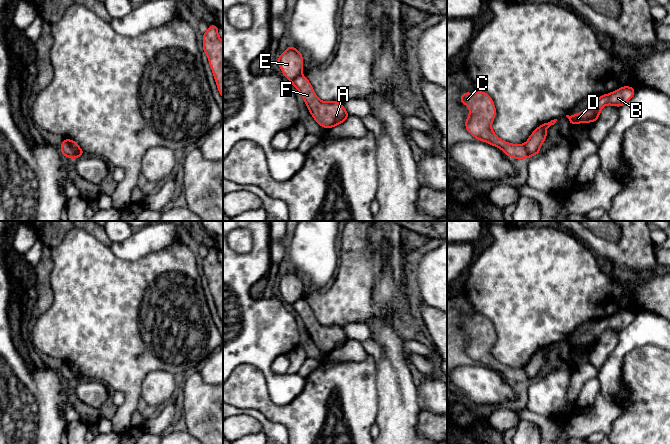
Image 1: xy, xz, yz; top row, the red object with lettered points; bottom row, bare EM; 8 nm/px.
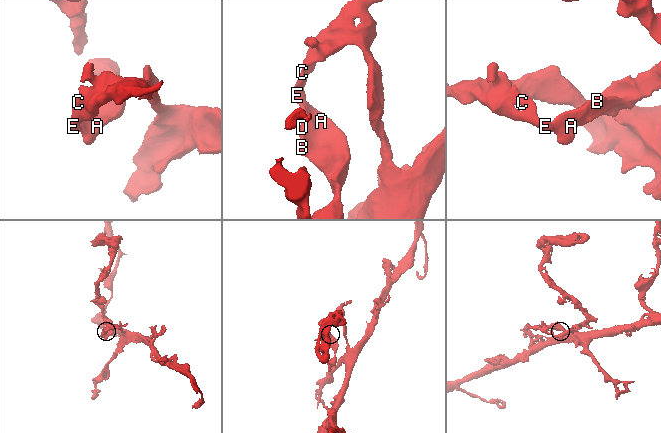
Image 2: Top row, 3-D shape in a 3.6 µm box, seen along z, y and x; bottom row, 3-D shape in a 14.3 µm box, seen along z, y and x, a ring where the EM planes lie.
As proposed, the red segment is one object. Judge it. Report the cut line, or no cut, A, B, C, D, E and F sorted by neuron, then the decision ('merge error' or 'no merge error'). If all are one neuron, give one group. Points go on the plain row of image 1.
cut xy (66, 363), (78, 380); groups A B D F / C E; merge error

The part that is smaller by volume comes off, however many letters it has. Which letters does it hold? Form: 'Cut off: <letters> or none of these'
Cut off: A, B, D, F

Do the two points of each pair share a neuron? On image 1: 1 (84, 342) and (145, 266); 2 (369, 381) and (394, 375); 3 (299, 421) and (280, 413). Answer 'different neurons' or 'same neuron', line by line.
1: same neuron
2: different neurons
3: same neuron

